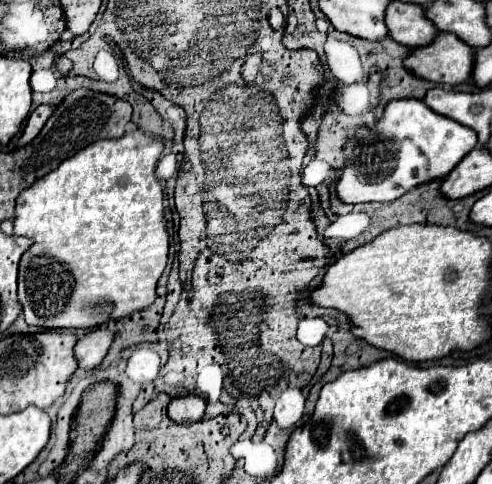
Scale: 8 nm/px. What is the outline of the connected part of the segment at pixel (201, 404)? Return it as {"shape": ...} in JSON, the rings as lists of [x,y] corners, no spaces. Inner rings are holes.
{"shape":[[[199,396],[173,398],[173,402],[169,404],[169,418],[179,424],[193,424],[193,422],[203,420],[205,406],[207,402]]]}

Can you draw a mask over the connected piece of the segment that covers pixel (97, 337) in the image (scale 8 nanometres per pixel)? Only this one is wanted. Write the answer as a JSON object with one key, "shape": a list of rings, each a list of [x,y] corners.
{"shape":[[[93,330],[85,334],[75,346],[75,358],[79,362],[79,368],[85,368],[85,370],[97,368],[107,356],[113,344],[113,338],[115,334],[111,330]]]}

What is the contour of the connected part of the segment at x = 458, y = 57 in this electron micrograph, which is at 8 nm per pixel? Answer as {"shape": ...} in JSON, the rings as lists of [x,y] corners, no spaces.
{"shape":[[[439,32],[437,38],[423,48],[415,48],[405,62],[417,76],[437,84],[463,84],[471,78],[475,66],[475,48],[449,32]]]}

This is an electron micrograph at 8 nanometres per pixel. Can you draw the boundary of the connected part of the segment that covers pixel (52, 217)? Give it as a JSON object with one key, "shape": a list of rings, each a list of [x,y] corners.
{"shape":[[[141,130],[127,132],[121,138],[115,140],[101,140],[95,142],[93,146],[87,146],[85,150],[79,150],[73,158],[61,162],[61,166],[53,172],[49,172],[45,178],[39,178],[39,182],[27,190],[23,190],[17,196],[17,206],[15,206],[15,234],[27,236],[33,240],[33,246],[23,254],[21,264],[19,264],[19,302],[23,306],[23,316],[29,326],[39,326],[39,328],[91,328],[103,322],[109,322],[113,318],[123,318],[131,316],[133,312],[139,312],[143,308],[149,308],[155,300],[155,286],[157,280],[161,278],[165,264],[167,264],[167,254],[169,254],[169,234],[163,222],[163,188],[155,176],[155,166],[159,162],[161,152],[165,150],[165,138],[161,136],[147,136]]]}

